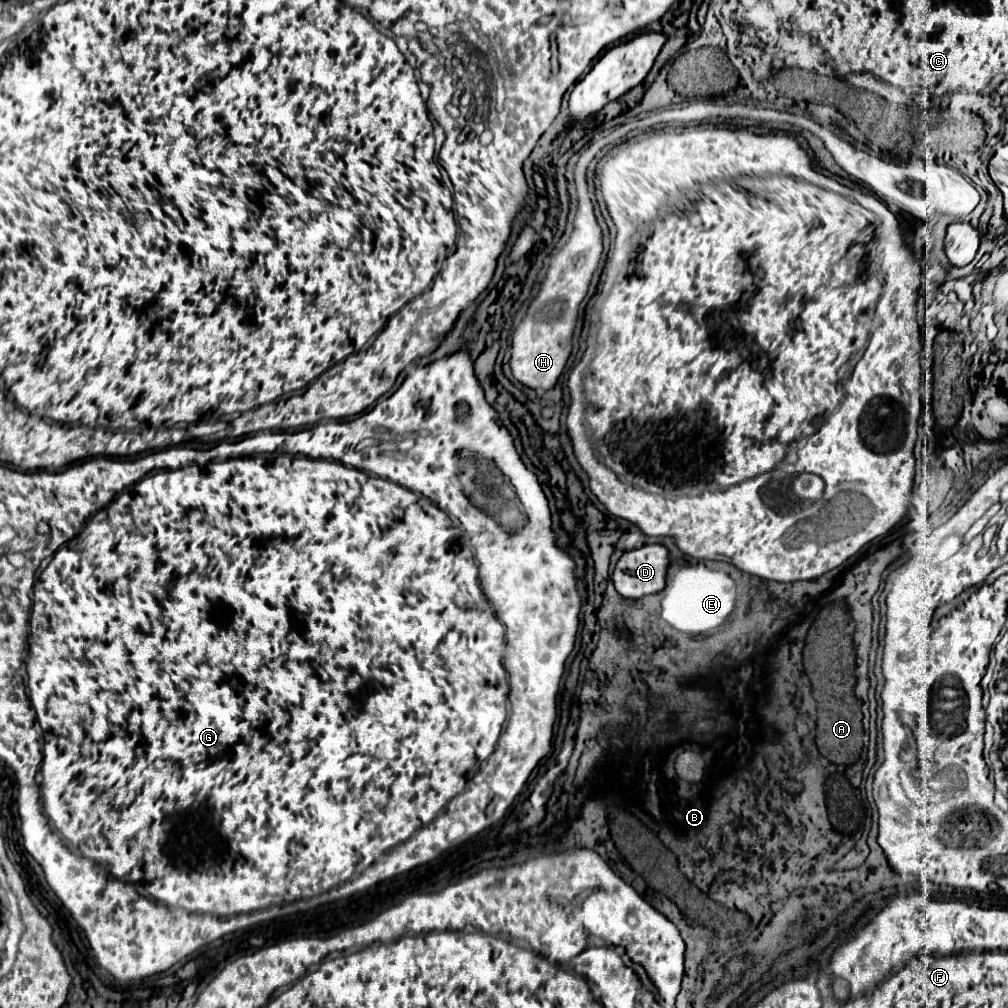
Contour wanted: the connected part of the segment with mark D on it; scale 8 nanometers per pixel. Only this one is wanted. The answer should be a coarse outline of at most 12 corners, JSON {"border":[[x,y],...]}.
{"border":[[670,550],[626,552],[612,574],[620,596],[638,600],[666,586]]}

